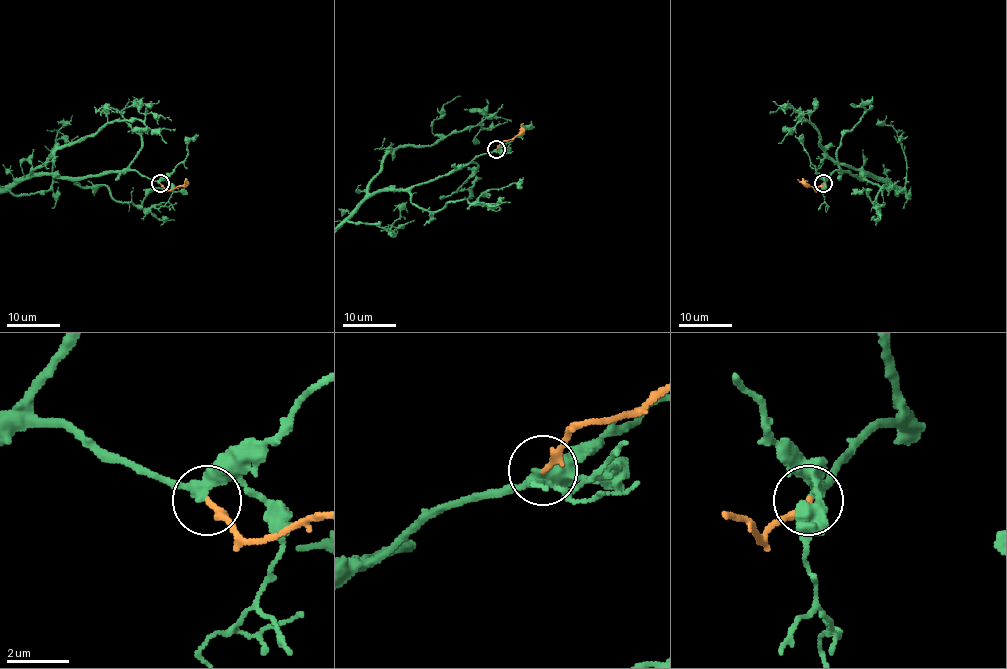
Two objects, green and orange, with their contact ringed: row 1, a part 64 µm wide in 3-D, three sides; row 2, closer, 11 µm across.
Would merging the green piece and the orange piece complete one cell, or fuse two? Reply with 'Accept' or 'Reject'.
Accept

